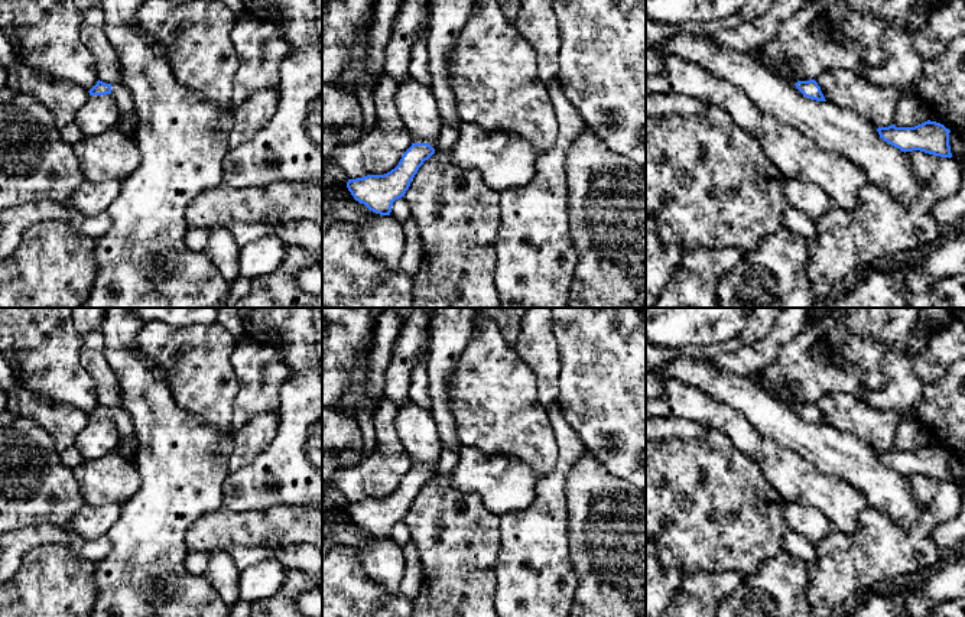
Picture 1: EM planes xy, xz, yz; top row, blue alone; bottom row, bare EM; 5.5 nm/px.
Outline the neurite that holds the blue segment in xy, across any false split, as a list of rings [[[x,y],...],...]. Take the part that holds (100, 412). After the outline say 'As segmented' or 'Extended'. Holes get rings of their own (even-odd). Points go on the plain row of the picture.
[[[97,405],[97,407],[88,415],[90,419],[105,419],[105,418],[111,418],[117,432],[120,435],[120,438],[129,439],[131,436],[134,436],[133,429],[133,419],[131,416],[124,412],[120,407],[105,407],[103,405]]]. Extended

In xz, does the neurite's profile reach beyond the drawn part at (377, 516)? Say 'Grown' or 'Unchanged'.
Unchanged

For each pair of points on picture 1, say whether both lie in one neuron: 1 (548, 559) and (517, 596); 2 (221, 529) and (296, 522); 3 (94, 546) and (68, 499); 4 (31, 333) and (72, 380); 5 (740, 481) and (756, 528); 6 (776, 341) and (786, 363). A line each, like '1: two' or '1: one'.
1: one
2: one
3: two
4: one
5: one
6: two

